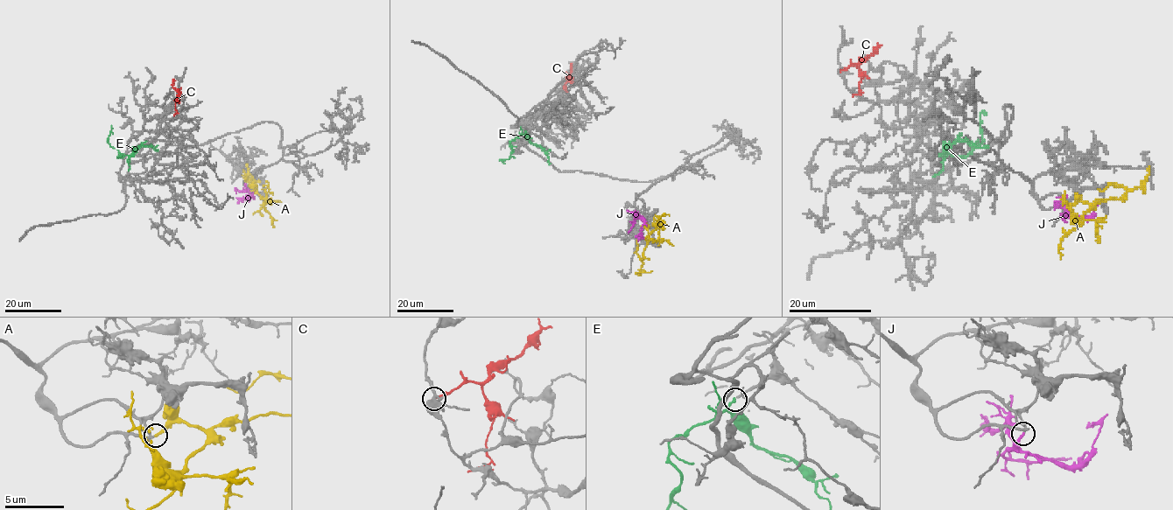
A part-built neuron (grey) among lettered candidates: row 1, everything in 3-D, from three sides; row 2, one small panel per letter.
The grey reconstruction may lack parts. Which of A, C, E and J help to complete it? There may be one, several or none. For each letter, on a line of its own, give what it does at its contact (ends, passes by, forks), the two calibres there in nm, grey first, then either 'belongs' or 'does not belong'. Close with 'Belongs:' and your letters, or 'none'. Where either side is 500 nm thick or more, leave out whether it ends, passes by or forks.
A: it ends; calibres 180 and 260 nm; belongs
C: it ends; calibres 200 and 220 nm; does not belong
E: it ends; calibres 170 and 240 nm; belongs
J: it ends; calibres 130 and 240 nm; belongs
Belongs: A, E, J

